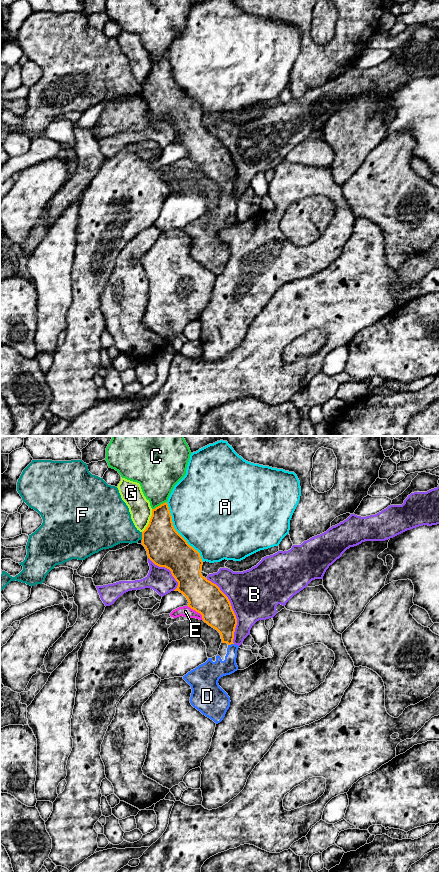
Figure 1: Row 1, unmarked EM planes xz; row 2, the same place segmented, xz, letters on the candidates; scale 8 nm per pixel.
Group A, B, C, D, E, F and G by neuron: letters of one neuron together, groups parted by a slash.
A / B / C / D / E / F / G

